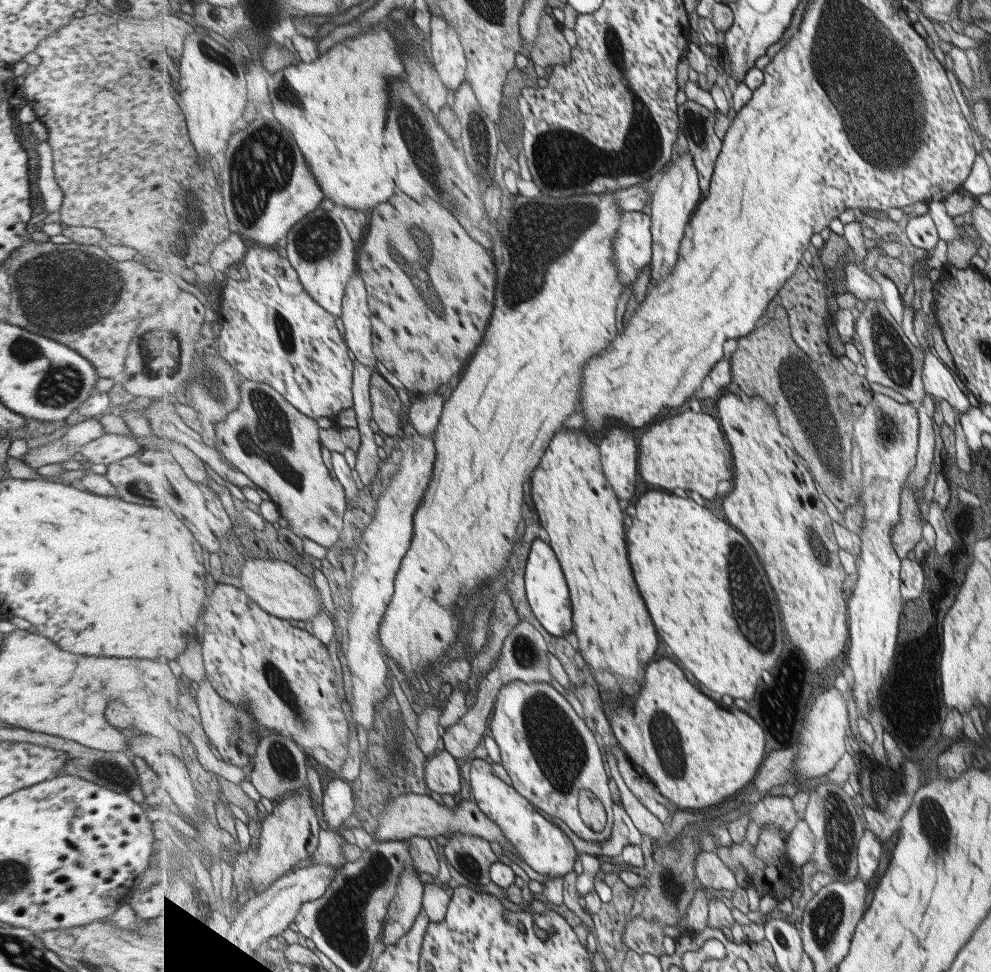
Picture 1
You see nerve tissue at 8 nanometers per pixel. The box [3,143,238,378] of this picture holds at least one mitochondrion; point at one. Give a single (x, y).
(55, 283)

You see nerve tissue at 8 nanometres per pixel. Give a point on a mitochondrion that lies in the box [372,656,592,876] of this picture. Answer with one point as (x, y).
(560, 750)

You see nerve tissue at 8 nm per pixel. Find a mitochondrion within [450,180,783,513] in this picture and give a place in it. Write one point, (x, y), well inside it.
(536, 247)

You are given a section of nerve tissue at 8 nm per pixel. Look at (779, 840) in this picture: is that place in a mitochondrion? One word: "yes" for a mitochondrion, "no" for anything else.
no

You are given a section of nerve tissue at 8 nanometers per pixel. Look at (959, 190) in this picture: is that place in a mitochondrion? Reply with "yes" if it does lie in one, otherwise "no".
no

